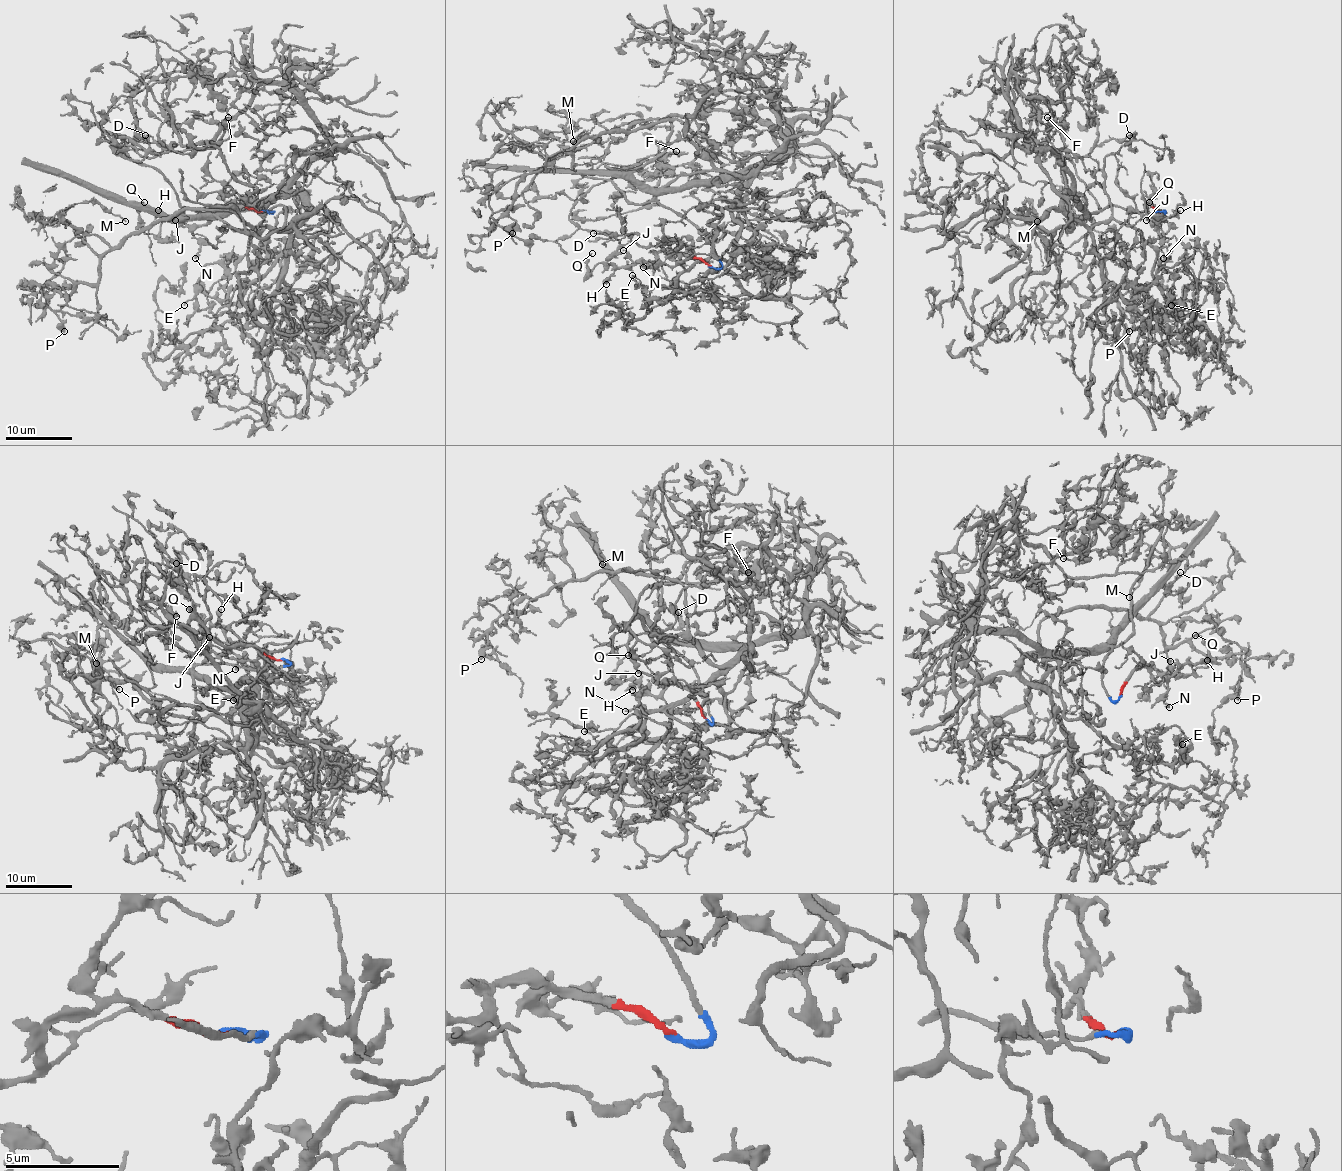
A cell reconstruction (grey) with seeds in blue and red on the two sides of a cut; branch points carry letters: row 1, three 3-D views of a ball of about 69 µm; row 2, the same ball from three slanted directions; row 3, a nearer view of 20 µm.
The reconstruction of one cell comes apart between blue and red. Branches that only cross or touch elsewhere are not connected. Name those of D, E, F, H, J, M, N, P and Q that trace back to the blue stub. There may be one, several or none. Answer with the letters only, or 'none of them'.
D, E, F, M, P

